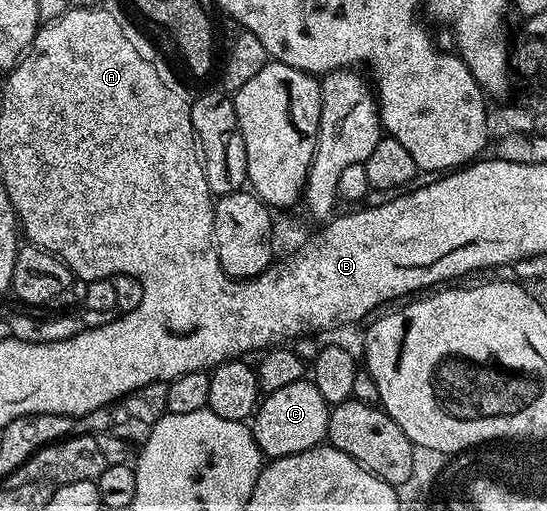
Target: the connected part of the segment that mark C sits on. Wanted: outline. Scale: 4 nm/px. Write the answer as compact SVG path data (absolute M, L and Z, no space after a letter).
M304 377L289 385L281 385L276 391L266 392L254 412L250 428L264 456L268 460L280 459L320 446L326 440L330 416L329 404L321 393L317 393L315 382Z

